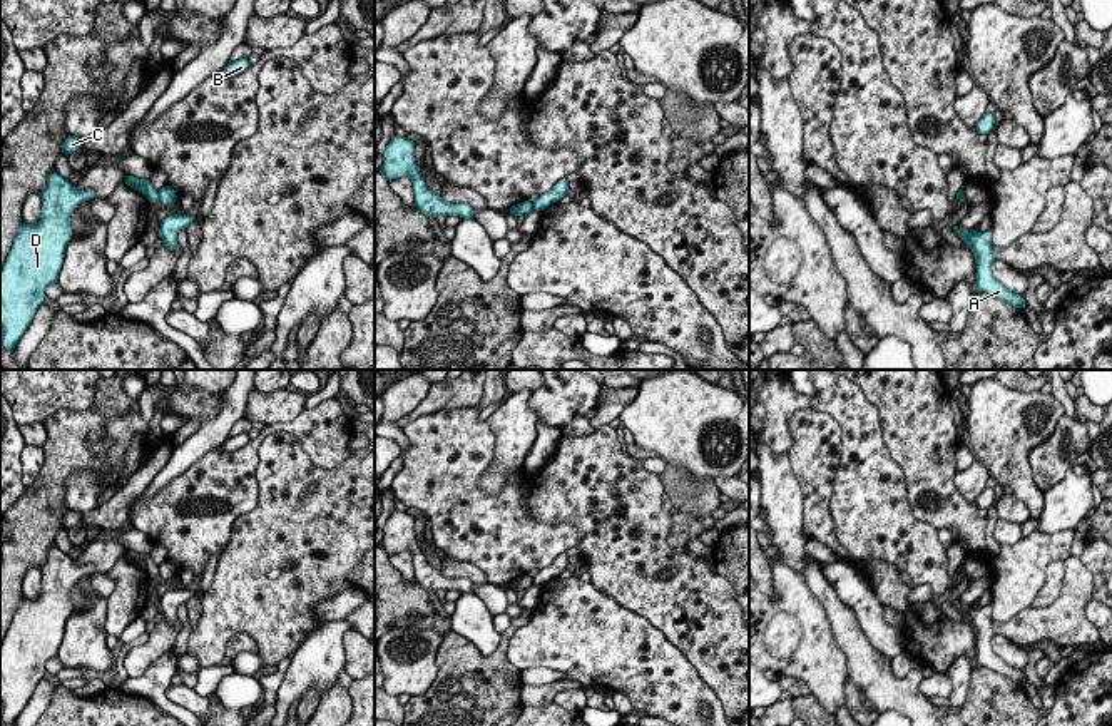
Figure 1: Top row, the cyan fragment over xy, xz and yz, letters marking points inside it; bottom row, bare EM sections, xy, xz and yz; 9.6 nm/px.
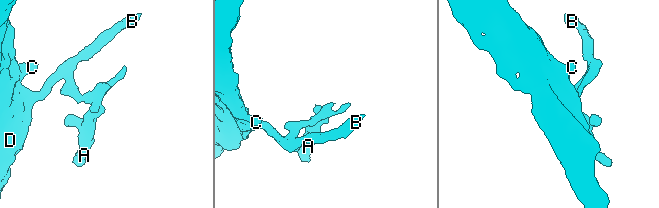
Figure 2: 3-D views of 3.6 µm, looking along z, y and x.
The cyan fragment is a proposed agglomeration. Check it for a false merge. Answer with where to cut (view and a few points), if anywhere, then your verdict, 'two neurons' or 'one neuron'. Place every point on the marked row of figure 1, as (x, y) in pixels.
cut xy (158, 193), (159, 199); two neurons

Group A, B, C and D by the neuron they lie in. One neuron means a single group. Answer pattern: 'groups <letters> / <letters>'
groups A / B C D

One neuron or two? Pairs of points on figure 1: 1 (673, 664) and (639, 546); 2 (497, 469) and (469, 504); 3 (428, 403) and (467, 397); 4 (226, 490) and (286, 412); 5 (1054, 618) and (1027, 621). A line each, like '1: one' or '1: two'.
1: two
2: two
3: one
4: two
5: one

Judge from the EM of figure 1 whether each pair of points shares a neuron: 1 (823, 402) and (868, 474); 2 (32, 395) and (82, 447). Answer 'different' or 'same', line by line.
1: same
2: different

